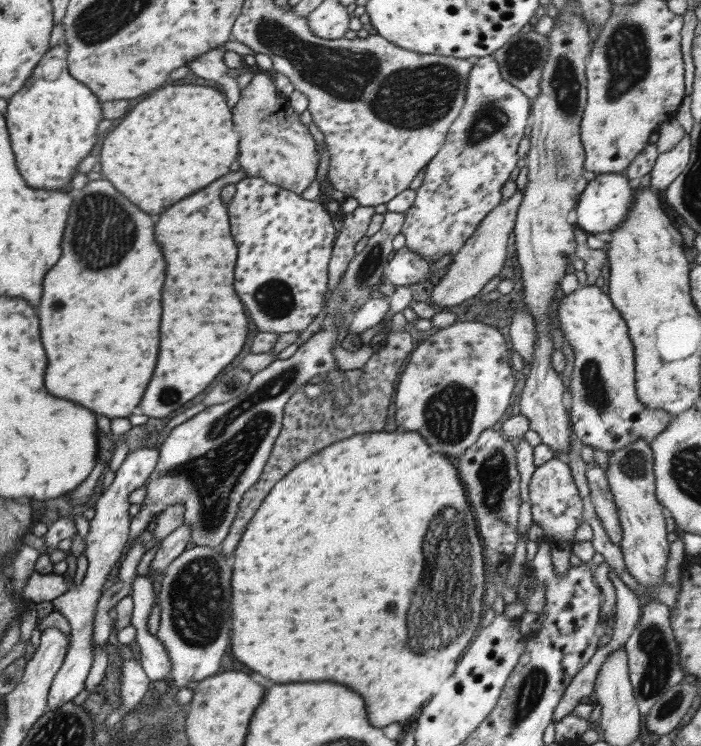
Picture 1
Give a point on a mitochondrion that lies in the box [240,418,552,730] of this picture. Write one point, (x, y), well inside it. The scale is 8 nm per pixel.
(443, 615)

